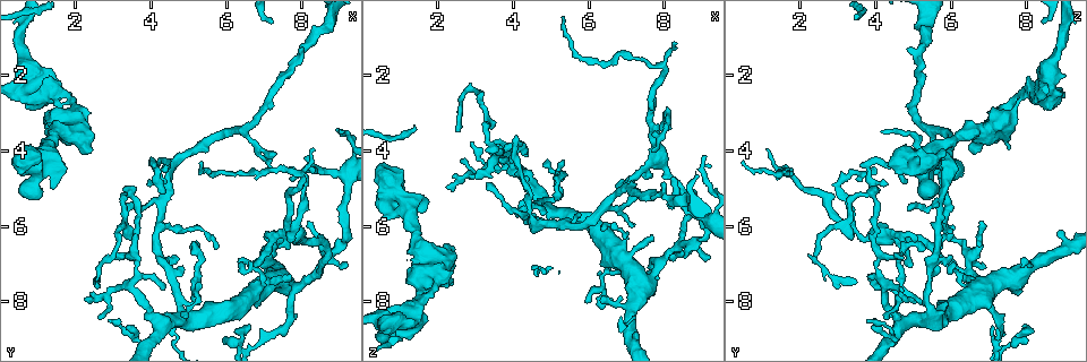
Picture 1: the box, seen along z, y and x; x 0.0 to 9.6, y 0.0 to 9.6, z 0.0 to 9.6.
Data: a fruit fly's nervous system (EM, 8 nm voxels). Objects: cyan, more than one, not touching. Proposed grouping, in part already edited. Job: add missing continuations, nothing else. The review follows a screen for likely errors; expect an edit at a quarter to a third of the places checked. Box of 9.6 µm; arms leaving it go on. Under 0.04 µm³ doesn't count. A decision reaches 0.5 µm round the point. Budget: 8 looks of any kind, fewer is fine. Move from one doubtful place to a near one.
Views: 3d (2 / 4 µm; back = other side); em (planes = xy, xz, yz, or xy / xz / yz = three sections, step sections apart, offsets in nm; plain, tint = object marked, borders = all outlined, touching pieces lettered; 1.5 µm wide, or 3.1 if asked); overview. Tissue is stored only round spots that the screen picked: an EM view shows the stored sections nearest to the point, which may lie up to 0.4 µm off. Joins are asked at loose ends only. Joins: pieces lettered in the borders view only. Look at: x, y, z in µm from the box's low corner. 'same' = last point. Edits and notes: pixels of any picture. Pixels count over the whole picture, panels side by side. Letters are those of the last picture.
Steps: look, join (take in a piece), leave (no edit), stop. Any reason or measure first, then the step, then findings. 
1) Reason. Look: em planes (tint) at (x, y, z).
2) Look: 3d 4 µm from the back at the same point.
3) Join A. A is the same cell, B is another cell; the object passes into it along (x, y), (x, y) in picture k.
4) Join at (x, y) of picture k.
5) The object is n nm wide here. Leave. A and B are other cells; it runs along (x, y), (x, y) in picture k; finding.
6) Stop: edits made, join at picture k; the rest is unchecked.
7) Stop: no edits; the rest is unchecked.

Free end. Look: em planes (borders) at (7.70, 7.30, 6.25).

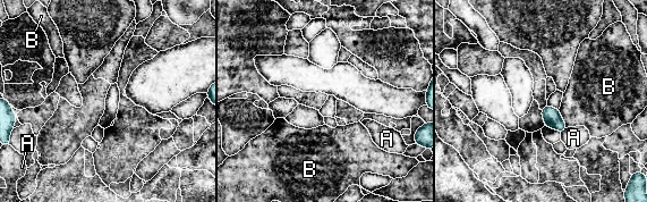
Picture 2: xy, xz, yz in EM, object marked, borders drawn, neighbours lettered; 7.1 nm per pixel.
The object is 130 nm wide here. Leave. A and B are other cells; a border runs along (558, 109), (567, 127) in picture 2; none of them fits.

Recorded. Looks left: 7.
Branch stops here. Look: em planes (borders) at (8.30, 4.40, 4.75).

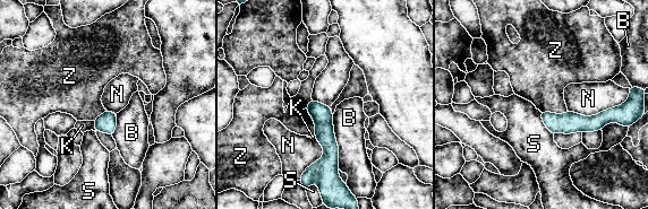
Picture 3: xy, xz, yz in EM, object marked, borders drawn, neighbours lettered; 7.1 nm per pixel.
Join K. K is the same cell, B, N, S and Z are other cells; the object passes into it along (107, 122), (94, 124), (82, 125) in picture 3; it goes on there.

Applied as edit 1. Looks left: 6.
Look: overview.

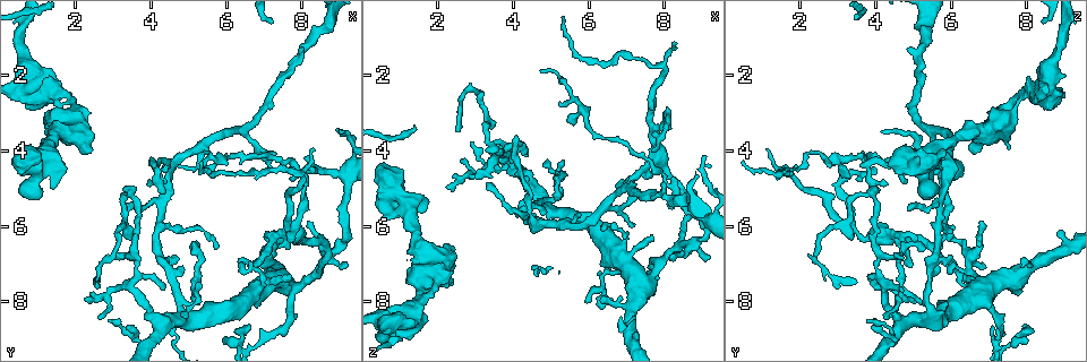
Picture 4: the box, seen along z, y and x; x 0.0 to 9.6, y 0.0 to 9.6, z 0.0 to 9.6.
Thin end. Look: em xz step 8 (plain) at (4.85, 8.40, 4.25).

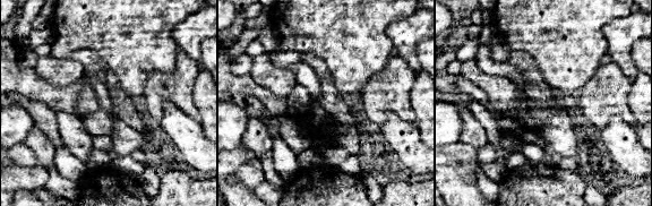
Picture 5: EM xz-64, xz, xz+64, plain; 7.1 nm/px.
What lies round it. Look: em xz step 8 (borders) at the same point.

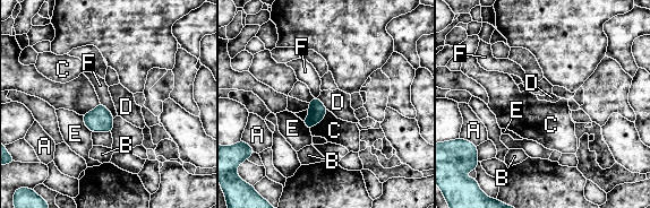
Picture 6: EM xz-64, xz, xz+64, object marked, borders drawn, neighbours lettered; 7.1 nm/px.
Leave. A, B, C, D, E and F are other cells; a border runs along (327, 110), (324, 118), (310, 130) in picture 6; no lettered piece goes on from it.

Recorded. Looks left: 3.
Free end. Look: 3d 2 µm at (8.30, 3.95, 1.15).

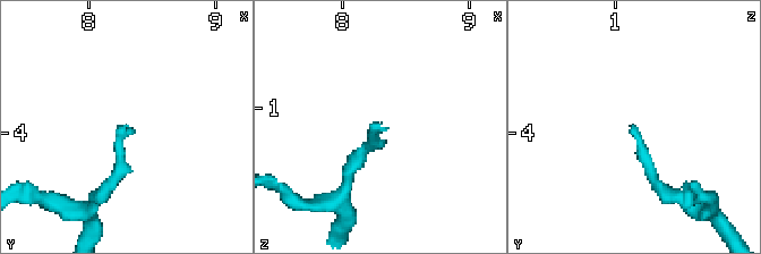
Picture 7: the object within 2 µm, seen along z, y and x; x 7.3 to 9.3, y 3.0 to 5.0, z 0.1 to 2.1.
Now the EM. Look: em planes (borders) at (8.28, 3.98, 1.12).

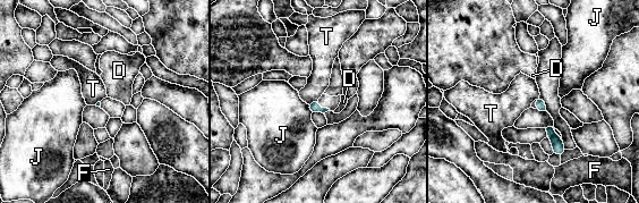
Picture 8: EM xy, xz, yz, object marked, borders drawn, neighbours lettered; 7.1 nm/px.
Leave. D, F, J and T are other cells; no lettered piece goes on from it.

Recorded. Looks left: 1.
Stop: edits made, join at picture 3; the rest is unchecked.

